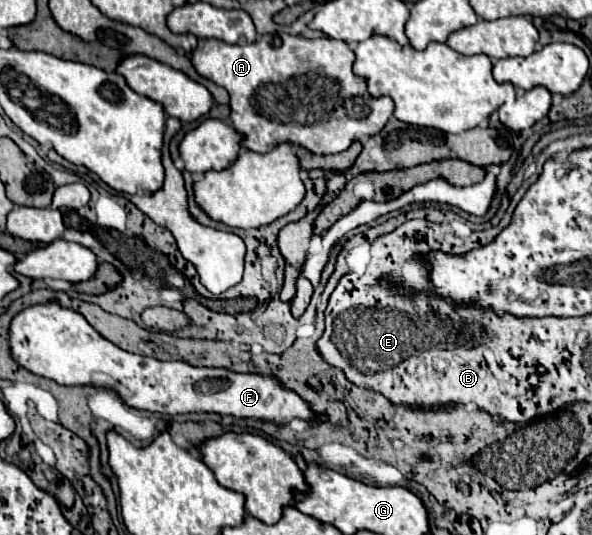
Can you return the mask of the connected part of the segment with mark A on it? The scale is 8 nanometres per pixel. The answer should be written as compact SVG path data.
M284 32L264 34L254 44L248 44L248 46L232 46L232 44L226 44L226 42L216 40L216 38L200 38L198 48L192 52L192 66L196 68L196 72L228 90L228 94L230 94L230 122L232 122L234 130L242 136L240 144L252 152L270 152L270 148L286 142L286 144L302 146L302 148L310 150L312 154L338 154L338 152L344 152L352 142L378 134L384 128L384 124L388 122L388 118L392 116L394 102L390 98L372 98L366 90L366 84L352 74L352 64L354 64L354 52L350 50L350 46L344 40L334 40L334 38L326 38L326 36L318 38L318 40L306 40L306 38L290 36Z

